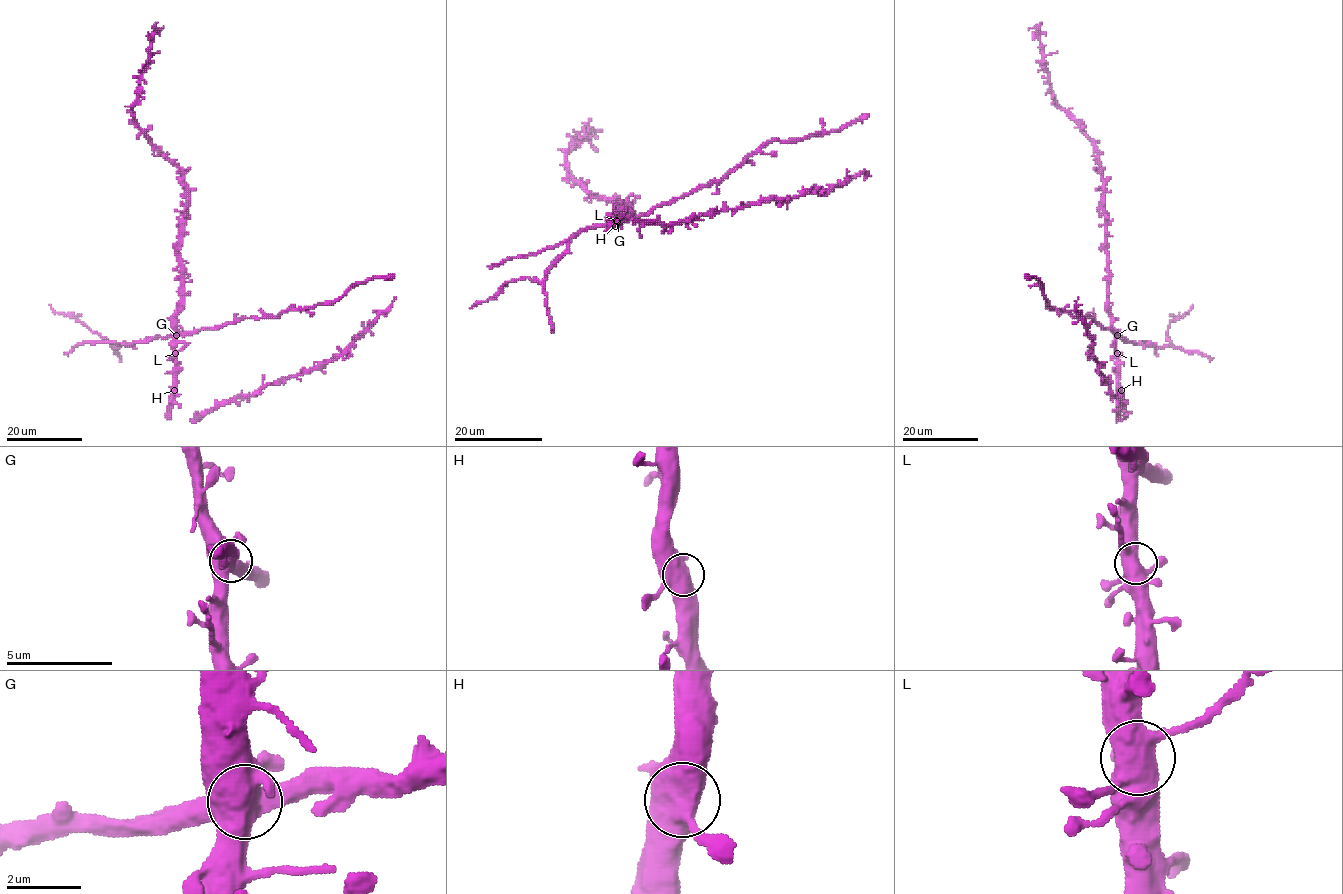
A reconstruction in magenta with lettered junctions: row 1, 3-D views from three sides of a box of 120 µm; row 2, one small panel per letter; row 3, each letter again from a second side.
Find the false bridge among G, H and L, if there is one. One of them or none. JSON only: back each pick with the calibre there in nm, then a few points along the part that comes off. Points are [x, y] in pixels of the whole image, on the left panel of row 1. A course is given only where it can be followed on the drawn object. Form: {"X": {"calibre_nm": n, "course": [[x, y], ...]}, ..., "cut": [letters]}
{"G": {"calibre_nm": 650, "course": [[176, 335], [223, 326], [243, 318], [278, 317], [289, 311], [331, 304], [350, 288], [374, 277], [393, 275]]}, "cut": ["G"]}

